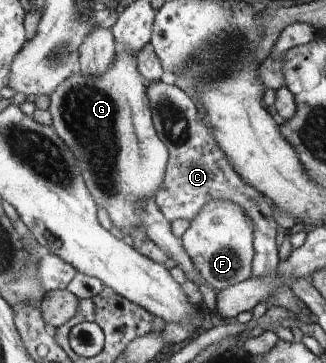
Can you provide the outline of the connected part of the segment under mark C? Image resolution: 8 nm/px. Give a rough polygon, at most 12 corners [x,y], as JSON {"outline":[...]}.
{"outline":[[148,83],[170,161],[155,196],[169,222],[211,201],[254,222],[253,277],[277,276],[273,204],[237,172],[195,100]]}

